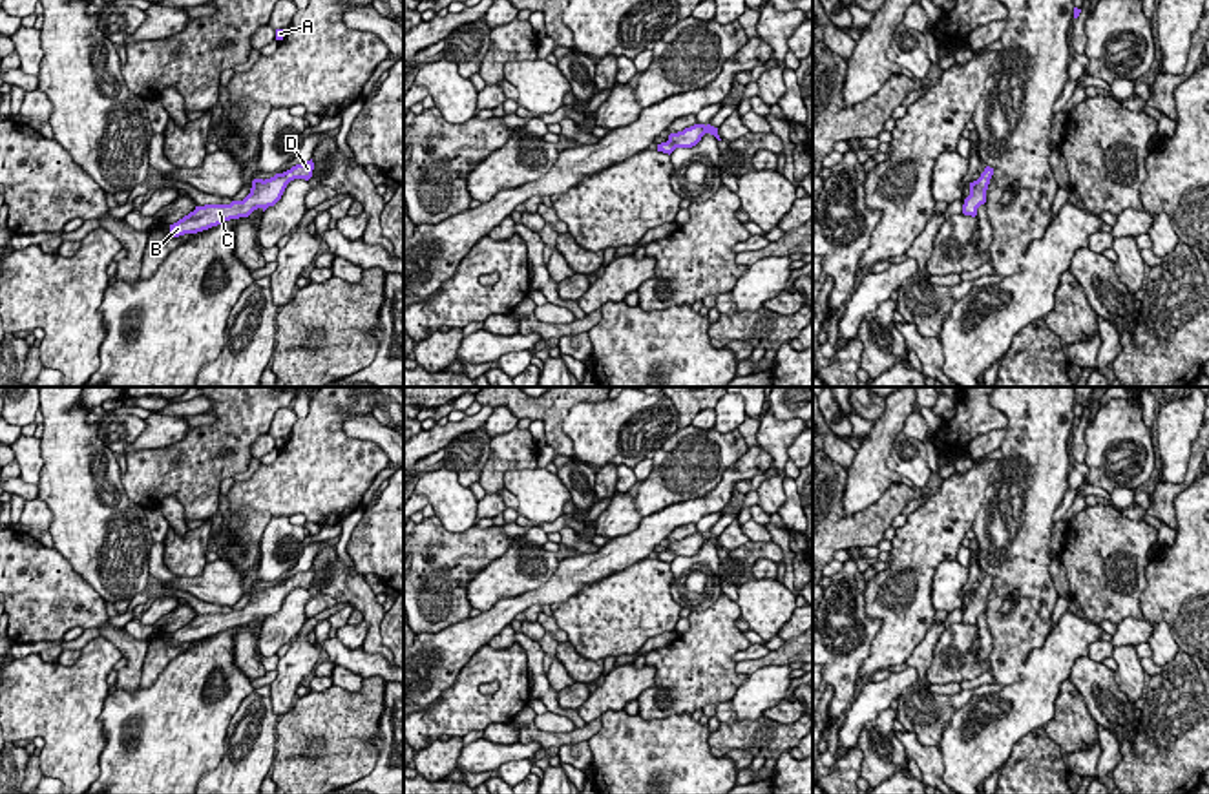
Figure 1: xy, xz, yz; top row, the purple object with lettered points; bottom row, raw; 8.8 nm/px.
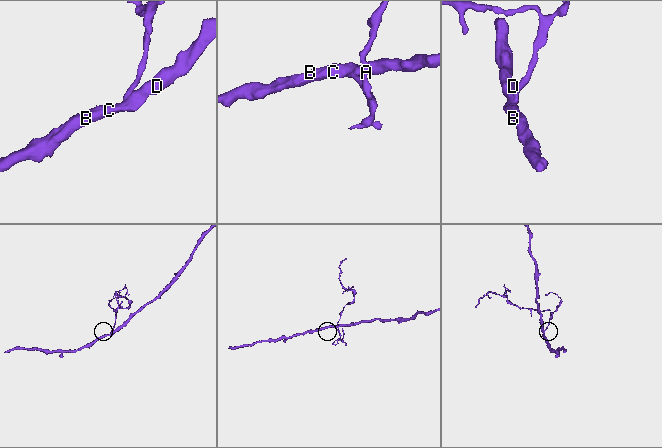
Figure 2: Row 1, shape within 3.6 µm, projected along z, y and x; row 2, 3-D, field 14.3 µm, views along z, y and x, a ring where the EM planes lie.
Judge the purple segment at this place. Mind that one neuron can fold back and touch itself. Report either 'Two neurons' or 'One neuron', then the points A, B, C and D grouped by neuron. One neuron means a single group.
One neuron. Groups: A B C D

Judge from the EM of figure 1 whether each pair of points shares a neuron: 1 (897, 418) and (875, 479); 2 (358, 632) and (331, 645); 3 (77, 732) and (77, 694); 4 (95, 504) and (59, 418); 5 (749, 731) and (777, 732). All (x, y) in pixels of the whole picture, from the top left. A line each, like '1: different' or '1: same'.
1: same
2: different
3: same
4: same
5: same

